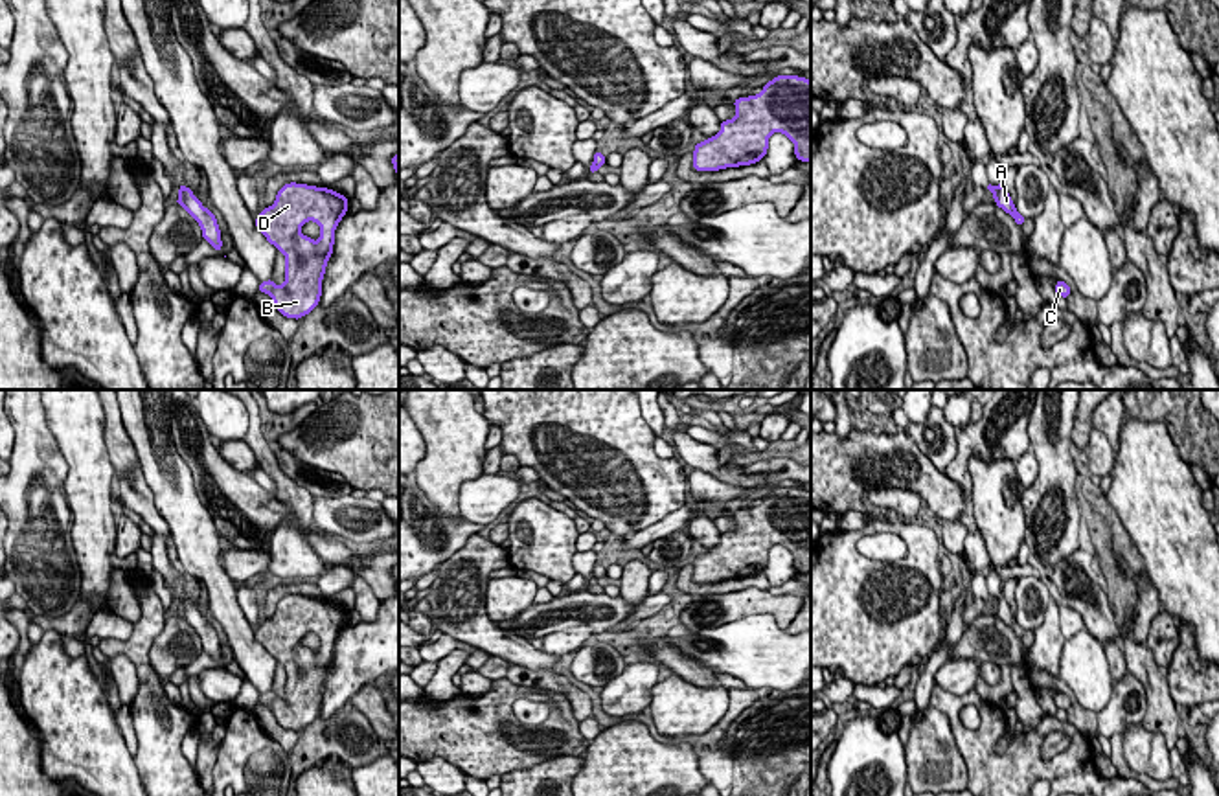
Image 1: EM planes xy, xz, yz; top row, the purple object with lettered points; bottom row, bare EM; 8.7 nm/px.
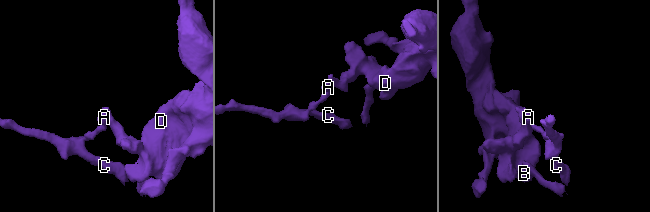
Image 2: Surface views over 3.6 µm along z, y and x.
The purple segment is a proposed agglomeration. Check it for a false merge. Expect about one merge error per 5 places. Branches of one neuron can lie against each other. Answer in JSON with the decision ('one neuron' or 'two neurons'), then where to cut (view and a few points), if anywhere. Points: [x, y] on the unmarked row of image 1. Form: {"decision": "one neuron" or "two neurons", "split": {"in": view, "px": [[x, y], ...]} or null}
{"decision": "two neurons", "split": {"in": "xy", "px": [[184, 598], [186, 618]]}}

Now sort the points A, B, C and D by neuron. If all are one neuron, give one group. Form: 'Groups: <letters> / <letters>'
Groups: A C / B D

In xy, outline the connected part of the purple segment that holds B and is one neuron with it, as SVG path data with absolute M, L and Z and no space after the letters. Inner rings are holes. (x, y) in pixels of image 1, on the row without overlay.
M289 594L278 603L274 616L256 629L256 640L285 667L285 695L267 691L257 704L268 706L283 728L300 732L316 721L335 642L346 629L347 612L327 599ZM309 632L320 638L316 653L300 643Z

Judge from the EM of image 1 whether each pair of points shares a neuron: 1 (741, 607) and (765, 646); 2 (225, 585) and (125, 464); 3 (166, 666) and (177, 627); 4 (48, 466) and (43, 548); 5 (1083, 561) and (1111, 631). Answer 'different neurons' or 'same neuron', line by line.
1: different neurons
2: different neurons
3: same neuron
4: same neuron
5: same neuron

